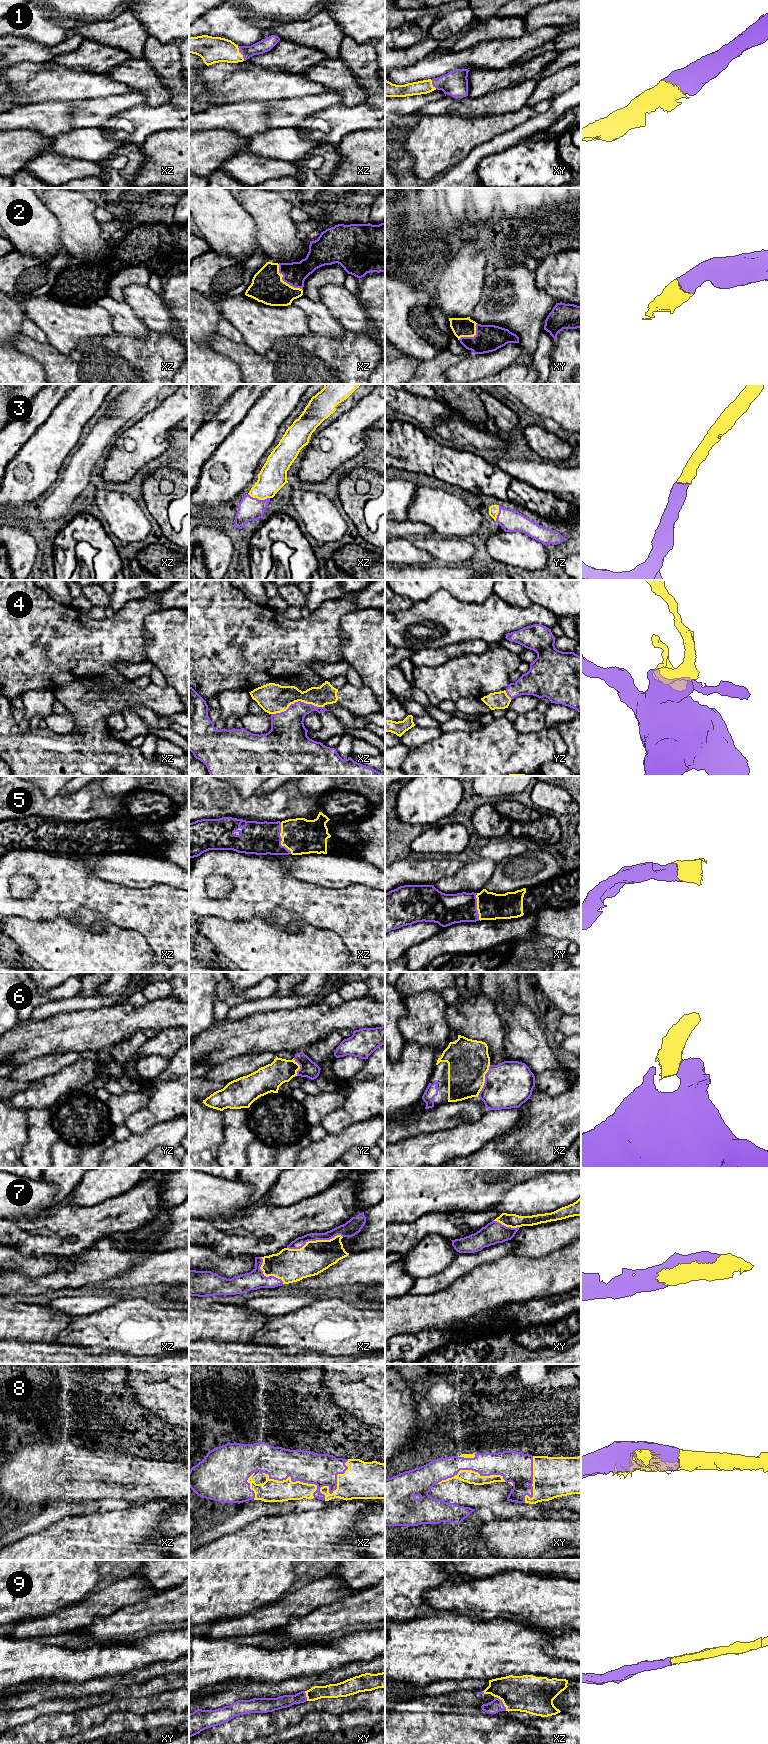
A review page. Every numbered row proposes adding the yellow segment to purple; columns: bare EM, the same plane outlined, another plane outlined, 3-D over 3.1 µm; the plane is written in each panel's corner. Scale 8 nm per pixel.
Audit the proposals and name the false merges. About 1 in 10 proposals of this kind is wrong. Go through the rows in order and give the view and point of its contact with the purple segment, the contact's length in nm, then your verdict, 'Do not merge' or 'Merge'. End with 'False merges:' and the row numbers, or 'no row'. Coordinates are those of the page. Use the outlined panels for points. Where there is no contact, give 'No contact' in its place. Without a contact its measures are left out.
1: Touches purple at xz (240, 52). Shared border 130 nm. Merge
2: Touches purple at xz (285, 281). Shared border 300 nm. Merge
3: Touches purple at xz (258, 499). Shared border 180 nm. Merge
4: Touches purple at xz (298, 701). Shared border 440 nm. Merge
5: Touches purple at xz (281, 839). Shared border 280 nm. Merge
6: Touches purple at xz (485, 1081). Shared border 280 nm. Merge
7: Touches purple at xz (314, 1240). Shared border 460 nm. Merge
8: Touches purple at xy (471, 1469). Shared border 550 nm. Merge
9: Touches purple at xz (502, 1702). Shared border 160 nm. Merge
False merges: no row

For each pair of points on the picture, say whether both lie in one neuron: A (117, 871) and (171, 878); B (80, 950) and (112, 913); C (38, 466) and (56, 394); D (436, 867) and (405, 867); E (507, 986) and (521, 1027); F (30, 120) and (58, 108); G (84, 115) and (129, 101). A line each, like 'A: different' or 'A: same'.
A: same
B: different
C: different
D: same
E: different
F: same
G: same

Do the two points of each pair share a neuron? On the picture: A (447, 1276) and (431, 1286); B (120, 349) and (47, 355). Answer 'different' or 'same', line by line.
A: same
B: same

